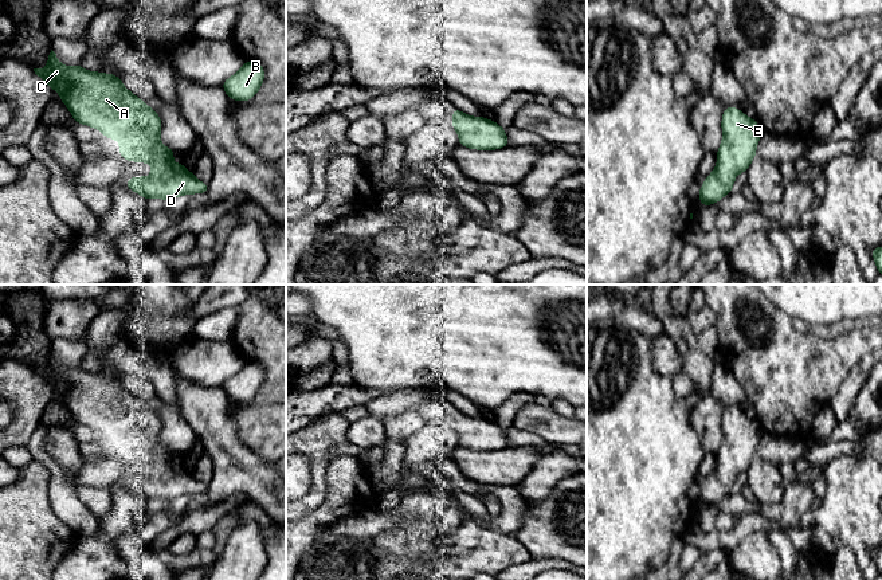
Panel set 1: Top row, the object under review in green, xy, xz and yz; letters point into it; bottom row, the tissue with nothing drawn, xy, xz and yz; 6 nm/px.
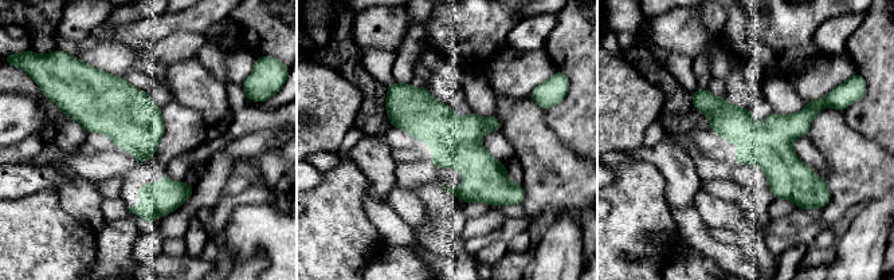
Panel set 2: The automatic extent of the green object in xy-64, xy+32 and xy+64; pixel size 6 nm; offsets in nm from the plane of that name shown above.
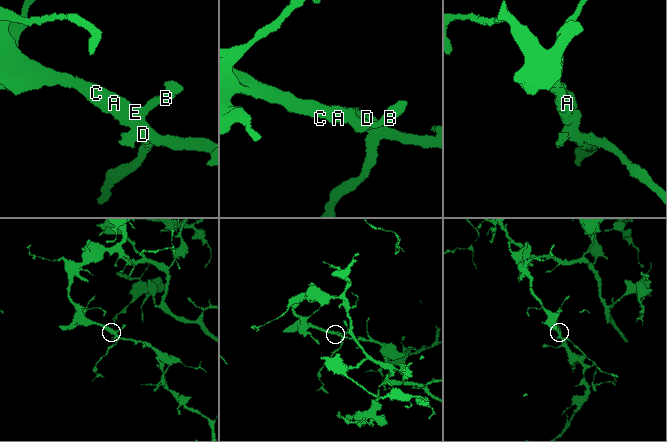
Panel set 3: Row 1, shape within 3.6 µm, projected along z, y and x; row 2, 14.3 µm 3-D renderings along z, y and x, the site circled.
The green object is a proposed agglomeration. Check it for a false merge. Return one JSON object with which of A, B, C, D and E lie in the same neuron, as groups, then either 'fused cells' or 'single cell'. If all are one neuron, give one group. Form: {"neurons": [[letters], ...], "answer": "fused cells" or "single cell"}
{"neurons": [["A", "B", "C", "D", "E"]], "answer": "single cell"}

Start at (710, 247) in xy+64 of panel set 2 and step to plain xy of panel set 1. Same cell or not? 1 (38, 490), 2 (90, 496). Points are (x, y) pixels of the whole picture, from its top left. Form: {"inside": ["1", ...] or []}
{"inside": []}

